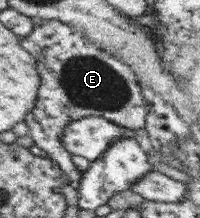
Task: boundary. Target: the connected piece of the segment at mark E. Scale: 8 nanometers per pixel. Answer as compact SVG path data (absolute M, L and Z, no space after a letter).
M43 20L29 36L21 40L23 48L31 52L35 59L41 78L35 108L31 108L25 118L29 138L41 151L47 152L50 159L56 161L78 191L82 174L73 165L70 152L63 147L63 130L74 120L95 115L123 126L123 129L137 131L145 126L147 116L142 91L135 74L125 62L119 62L113 53L99 49L83 36L81 30L63 25L59 20Z

